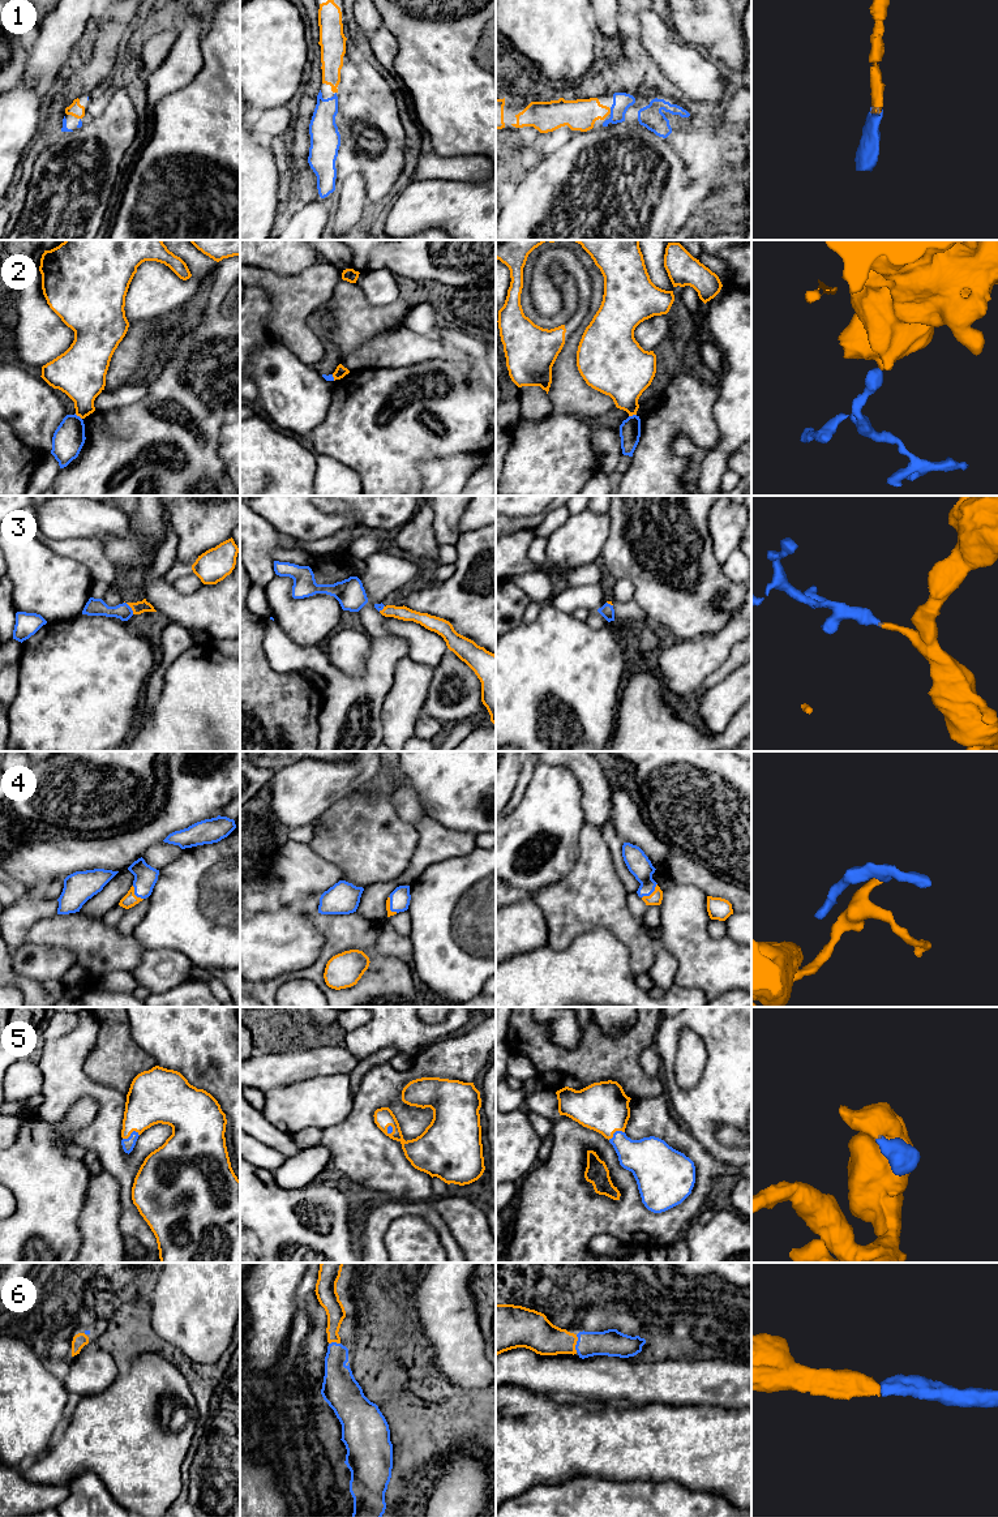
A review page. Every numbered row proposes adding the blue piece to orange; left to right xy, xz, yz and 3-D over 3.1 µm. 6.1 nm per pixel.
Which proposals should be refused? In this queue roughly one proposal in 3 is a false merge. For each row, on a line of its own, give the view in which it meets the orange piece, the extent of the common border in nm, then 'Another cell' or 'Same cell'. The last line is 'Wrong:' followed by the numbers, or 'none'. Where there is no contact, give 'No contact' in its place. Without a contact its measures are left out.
1: Touches orange in yz. Shared border 30 nm. Same cell
2: Touches orange in yz. Shared border 50 nm. Another cell
3: Touches orange in xy. Shared border 100 nm. Same cell
4: Touches orange in yz. Shared border 130 nm. Same cell
5: Touches orange in xy. Shared border 110 nm. Same cell
6: Touches orange in yz. Shared border 110 nm. Same cell
Wrong: 2

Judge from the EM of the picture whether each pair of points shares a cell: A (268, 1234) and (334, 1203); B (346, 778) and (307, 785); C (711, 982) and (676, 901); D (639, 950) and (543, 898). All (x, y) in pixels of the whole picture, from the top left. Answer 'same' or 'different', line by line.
A: same
B: same
C: same
D: same

